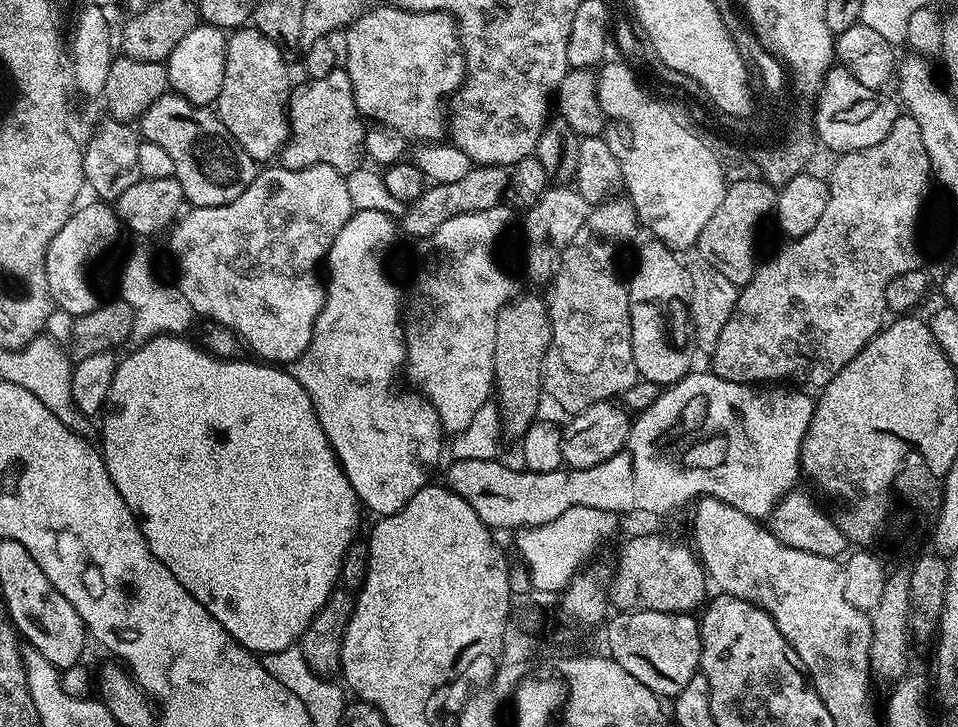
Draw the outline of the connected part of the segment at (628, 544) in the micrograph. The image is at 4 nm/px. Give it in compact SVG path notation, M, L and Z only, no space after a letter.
M636 536L626 541L620 552L620 565L616 572L614 568L610 580L611 607L626 612L695 613L709 595L710 581L699 555L689 545L688 548L668 536Z

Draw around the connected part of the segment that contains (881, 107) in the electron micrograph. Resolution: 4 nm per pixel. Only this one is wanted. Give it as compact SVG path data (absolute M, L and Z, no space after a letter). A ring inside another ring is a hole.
M834 66L828 71L824 80L820 105L816 108L814 118L815 132L819 143L824 144L832 154L843 154L854 150L866 150L870 146L878 146L886 134L890 134L890 126L894 126L898 115L898 104L881 89L871 89L854 78L854 74L843 66Z

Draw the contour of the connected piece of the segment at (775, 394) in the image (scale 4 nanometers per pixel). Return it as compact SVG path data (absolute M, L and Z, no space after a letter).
M692 370L676 383L668 385L661 391L660 397L645 412L639 413L631 421L624 448L618 450L618 454L606 458L606 462L602 462L594 470L594 476L596 476L596 497L594 497L594 503L596 508L598 510L606 510L607 512L615 510L620 514L623 514L623 512L649 512L652 516L664 516L667 512L672 512L675 508L682 507L687 500L692 502L702 496L713 496L730 506L734 506L734 510L742 510L742 514L747 516L753 518L767 518L771 516L776 508L776 503L779 500L783 500L789 492L797 487L796 479L801 479L800 451L803 446L803 436L810 426L812 415L816 409L813 397L811 395L808 397L807 394L809 395L809 393L807 391L792 390L796 392L783 392L780 388L783 387L753 386L751 384L730 382L726 378L717 376L711 370L705 370L705 372Z

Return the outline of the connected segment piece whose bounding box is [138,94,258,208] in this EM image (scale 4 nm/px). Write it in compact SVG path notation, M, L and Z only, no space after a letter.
M165 94L144 111L138 121L138 132L170 154L175 178L182 186L185 201L193 208L226 206L254 182L258 161L242 150L215 111L207 107L194 105L175 94Z

